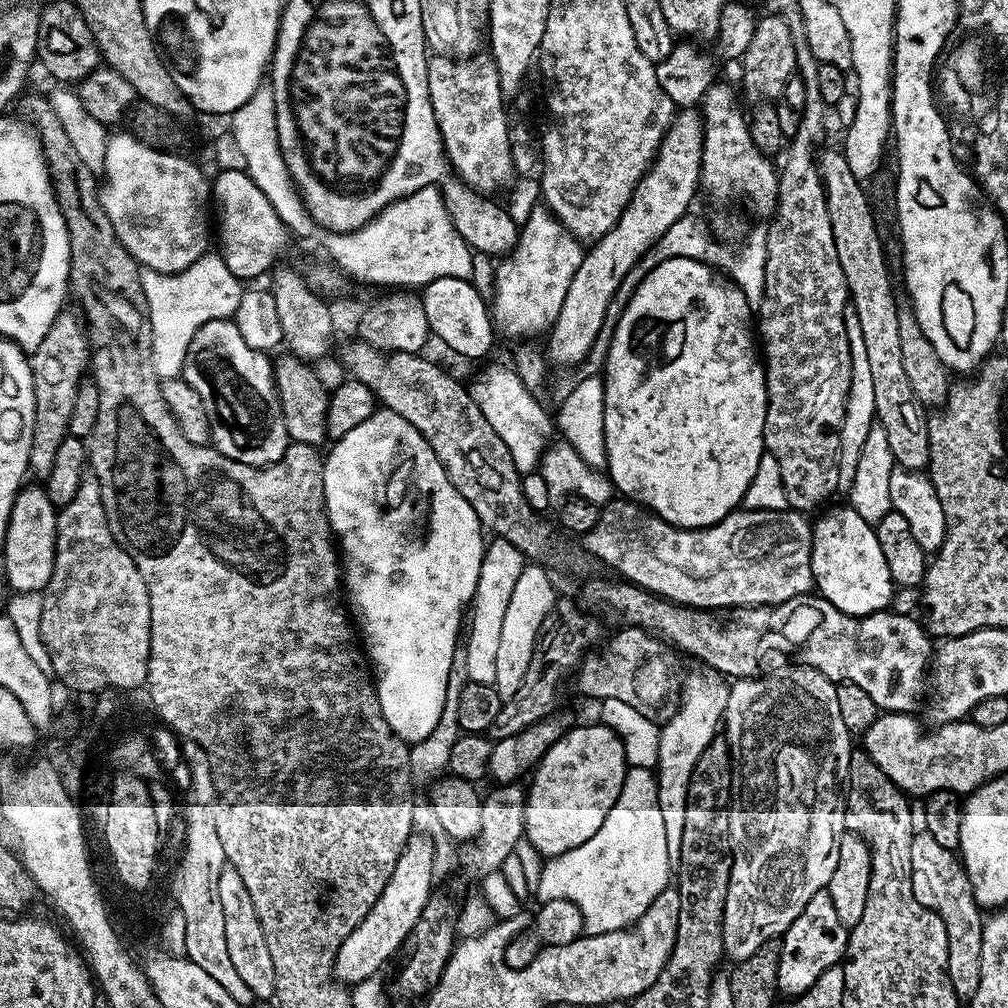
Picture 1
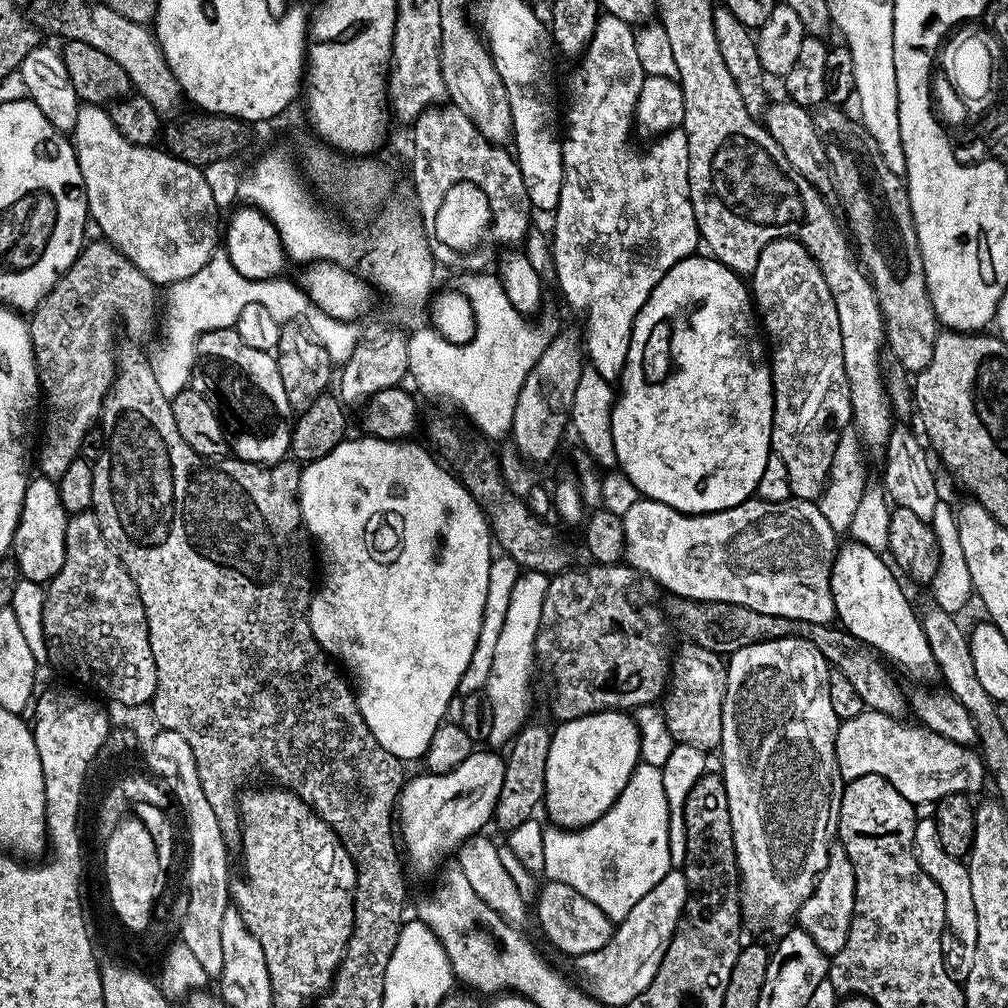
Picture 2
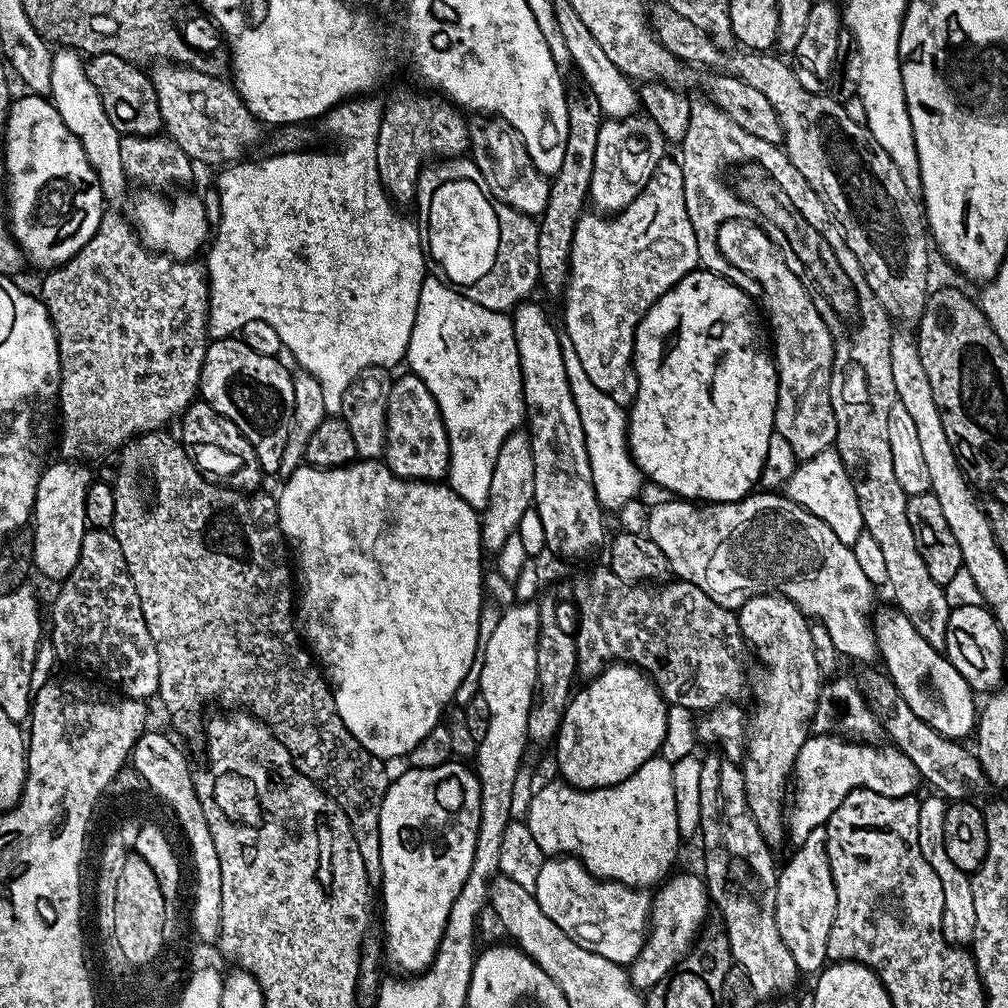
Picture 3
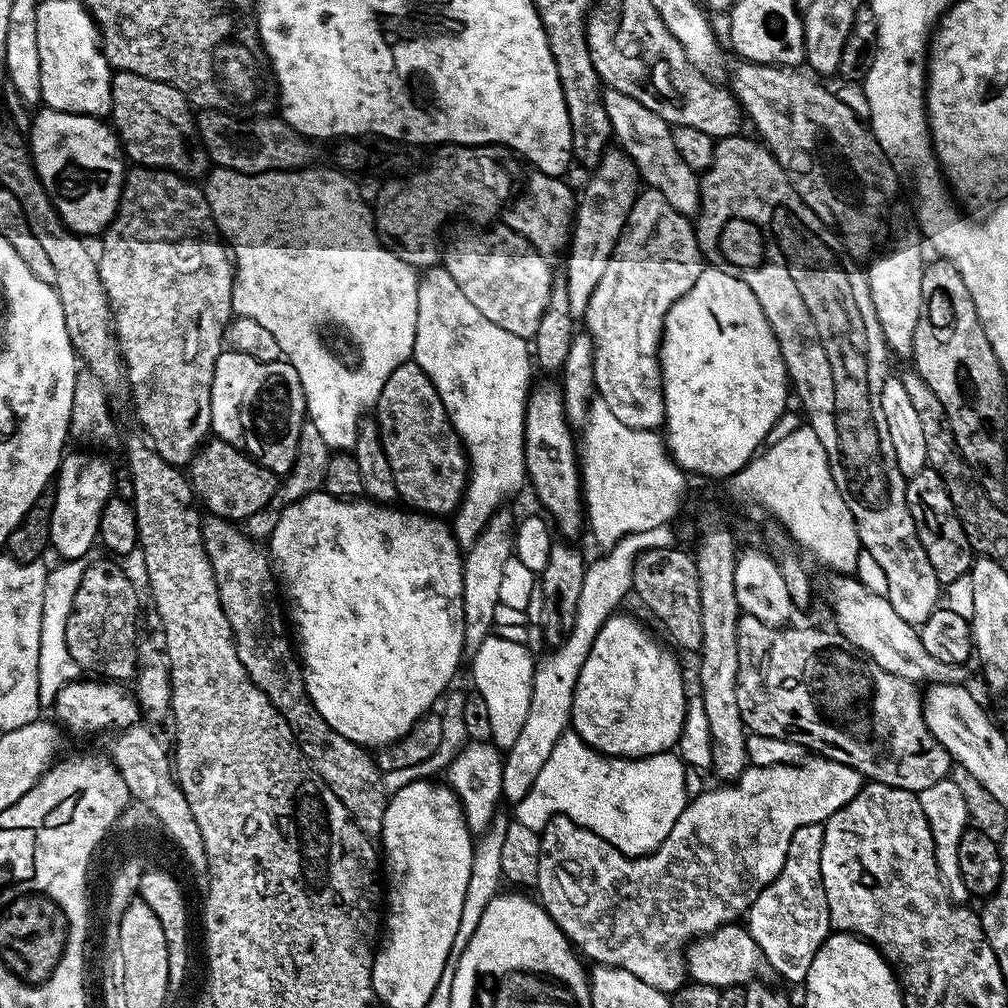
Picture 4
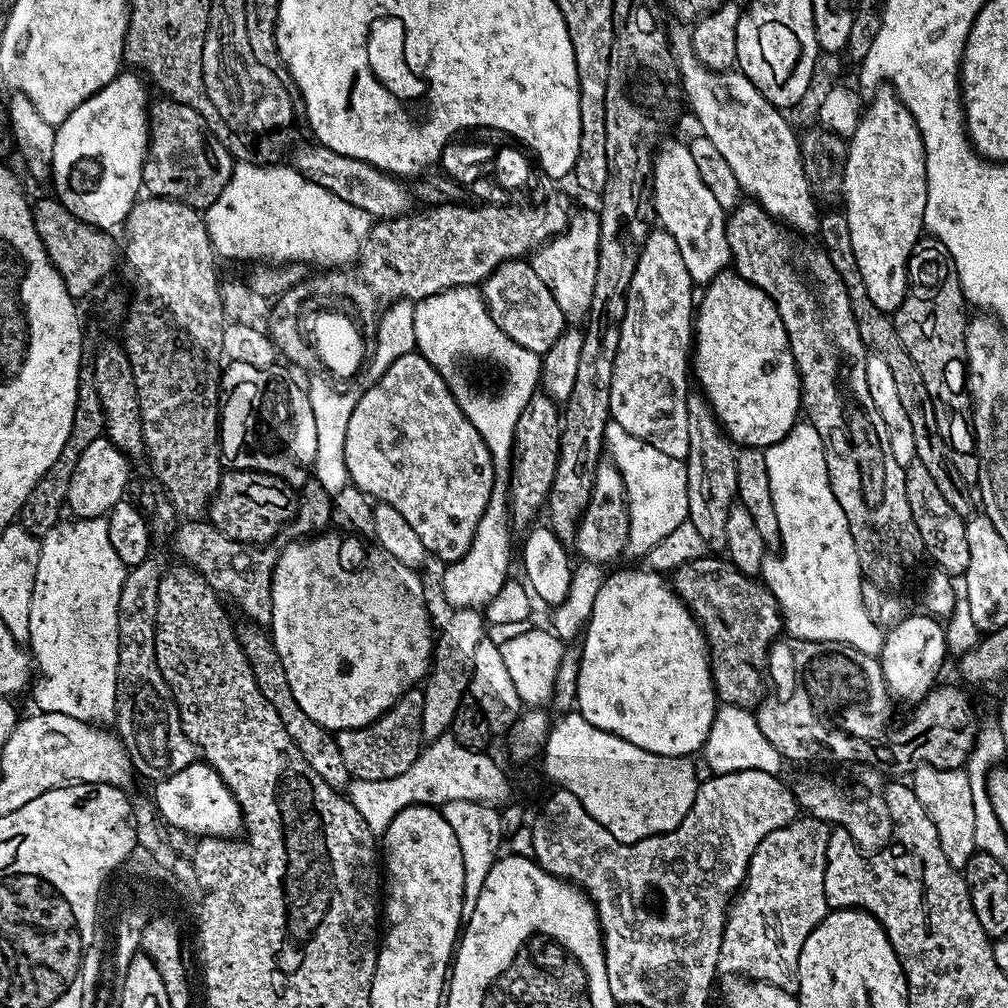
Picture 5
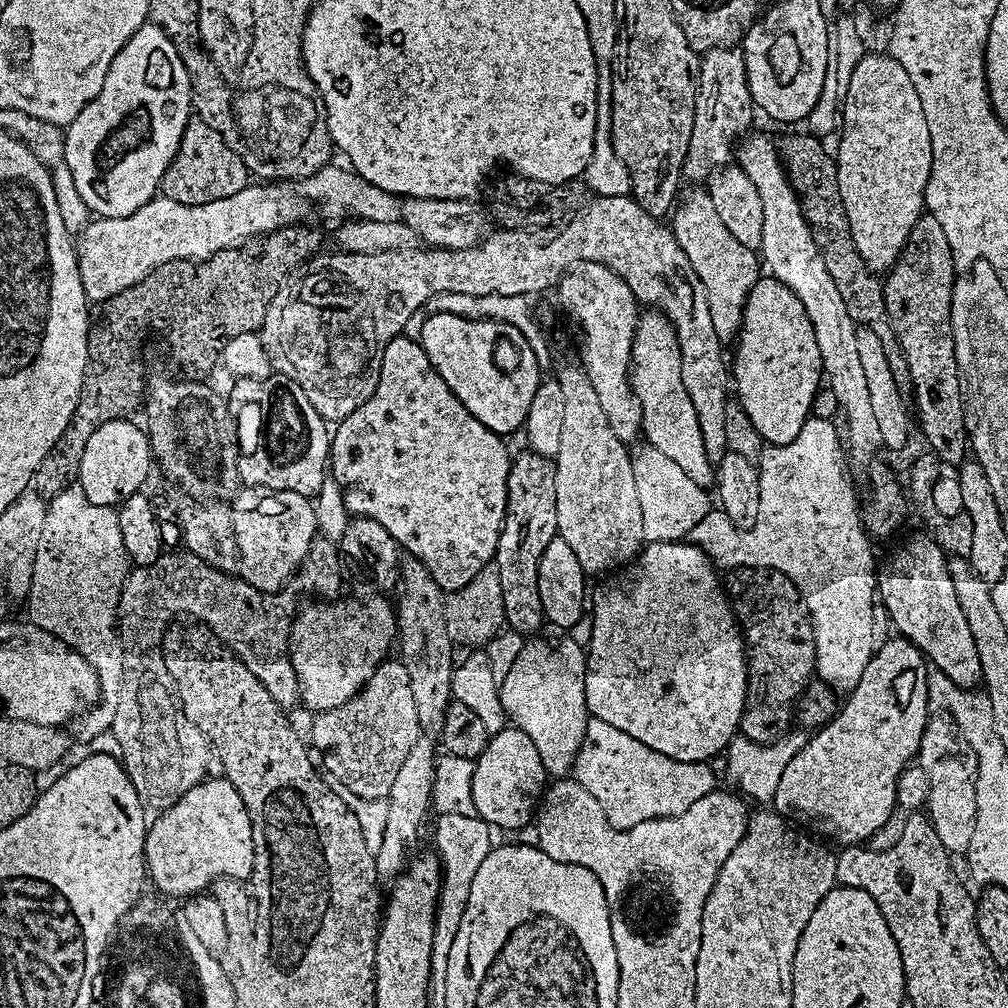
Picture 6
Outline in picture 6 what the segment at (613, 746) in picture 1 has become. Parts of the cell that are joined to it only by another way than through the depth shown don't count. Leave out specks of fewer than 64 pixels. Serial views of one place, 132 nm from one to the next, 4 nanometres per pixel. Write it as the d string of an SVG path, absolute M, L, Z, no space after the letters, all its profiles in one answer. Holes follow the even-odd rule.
M679 540L648 542L643 545L634 560L625 563L619 570L605 575L600 581L602 582L597 586L596 593L593 596L591 593L590 596L593 634L586 647L585 666L585 698L589 713L597 720L610 722L610 726L622 730L622 734L630 734L630 738L638 738L638 742L650 746L650 750L658 750L658 754L666 754L678 762L699 764L719 757L740 731L740 719L748 699L748 667L746 645L740 626L736 622L735 614L732 613L732 605L729 604L728 597L724 595L721 577L709 553L703 552L697 544L691 542Z

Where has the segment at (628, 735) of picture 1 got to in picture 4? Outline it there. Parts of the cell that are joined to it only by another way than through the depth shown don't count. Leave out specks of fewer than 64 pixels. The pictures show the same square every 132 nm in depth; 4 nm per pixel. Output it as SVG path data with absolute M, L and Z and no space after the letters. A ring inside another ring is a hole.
M696 690L688 692L688 705L678 745L681 758L692 767L685 774L684 764L675 756L677 754L675 751L641 756L639 760L629 760L623 756L604 756L589 746L577 732L566 731L562 734L562 738L558 738L558 742L554 742L554 751L550 753L546 766L542 766L538 778L534 778L534 786L530 786L530 794L526 794L522 802L515 804L514 820L541 833L550 822L550 818L565 816L578 826L589 828L591 832L598 834L598 838L610 842L610 846L614 846L622 854L646 856L666 839L670 830L674 830L674 822L678 822L689 799L700 796L705 791L706 783L704 784L699 772L694 768L711 769L713 747L704 698Z

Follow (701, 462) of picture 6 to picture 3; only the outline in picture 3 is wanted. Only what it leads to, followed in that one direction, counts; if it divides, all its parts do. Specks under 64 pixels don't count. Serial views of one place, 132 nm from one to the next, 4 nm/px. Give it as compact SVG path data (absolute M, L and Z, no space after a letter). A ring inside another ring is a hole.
M661 159L642 194L628 208L611 218L600 214L581 216L570 246L562 332L574 342L590 382L621 406L631 405L636 394L632 351L640 319L662 294L687 272L697 271L700 264L694 226L690 226L686 213L682 170L675 159L668 159Z

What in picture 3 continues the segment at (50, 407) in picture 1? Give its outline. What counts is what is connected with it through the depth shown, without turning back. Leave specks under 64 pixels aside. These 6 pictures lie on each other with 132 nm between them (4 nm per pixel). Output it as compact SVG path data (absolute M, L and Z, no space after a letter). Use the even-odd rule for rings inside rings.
M105 211L100 219L98 230L73 260L68 260L49 271L40 284L39 299L44 301L54 326L60 355L60 394L58 397L58 432L60 428L60 452L65 461L89 462L95 456L108 452L111 448L123 449L129 440L137 434L155 432L163 429L172 419L183 417L184 411L191 406L198 396L200 375L204 365L204 355L210 343L208 330L208 273L203 263L191 260L174 260L171 256L153 254L148 245L143 243L139 231L130 223L129 217L120 212Z

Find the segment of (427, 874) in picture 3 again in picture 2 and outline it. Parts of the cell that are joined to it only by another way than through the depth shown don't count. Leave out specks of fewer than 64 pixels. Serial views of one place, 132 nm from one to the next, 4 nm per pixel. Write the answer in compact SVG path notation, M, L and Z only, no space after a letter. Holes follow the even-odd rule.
M473 750L456 769L448 773L438 773L436 775L423 774L407 781L404 787L400 789L400 798L398 801L398 836L402 841L402 852L412 863L413 868L418 872L432 872L439 866L440 860L444 860L453 855L459 849L460 845L474 835L483 826L484 823L493 819L498 794L502 794L502 780L506 774L505 757L496 753L499 751L488 750L492 752L479 752Z

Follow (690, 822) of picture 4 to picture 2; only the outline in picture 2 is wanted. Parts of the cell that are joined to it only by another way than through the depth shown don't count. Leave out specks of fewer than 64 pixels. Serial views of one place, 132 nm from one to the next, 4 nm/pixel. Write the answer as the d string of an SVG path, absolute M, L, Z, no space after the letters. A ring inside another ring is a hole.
M869 710L843 721L836 732L836 761L841 777L849 781L862 774L878 774L914 806L931 805L946 794L973 794L979 790L986 765L975 747L959 745L928 728L908 723ZM548 880L539 889L534 901L534 920L540 923L544 936L560 952L565 952L569 958L582 954L590 954L594 950L602 950L606 942L610 942L614 931L614 922L590 898L582 898L574 886L566 886L562 882Z

